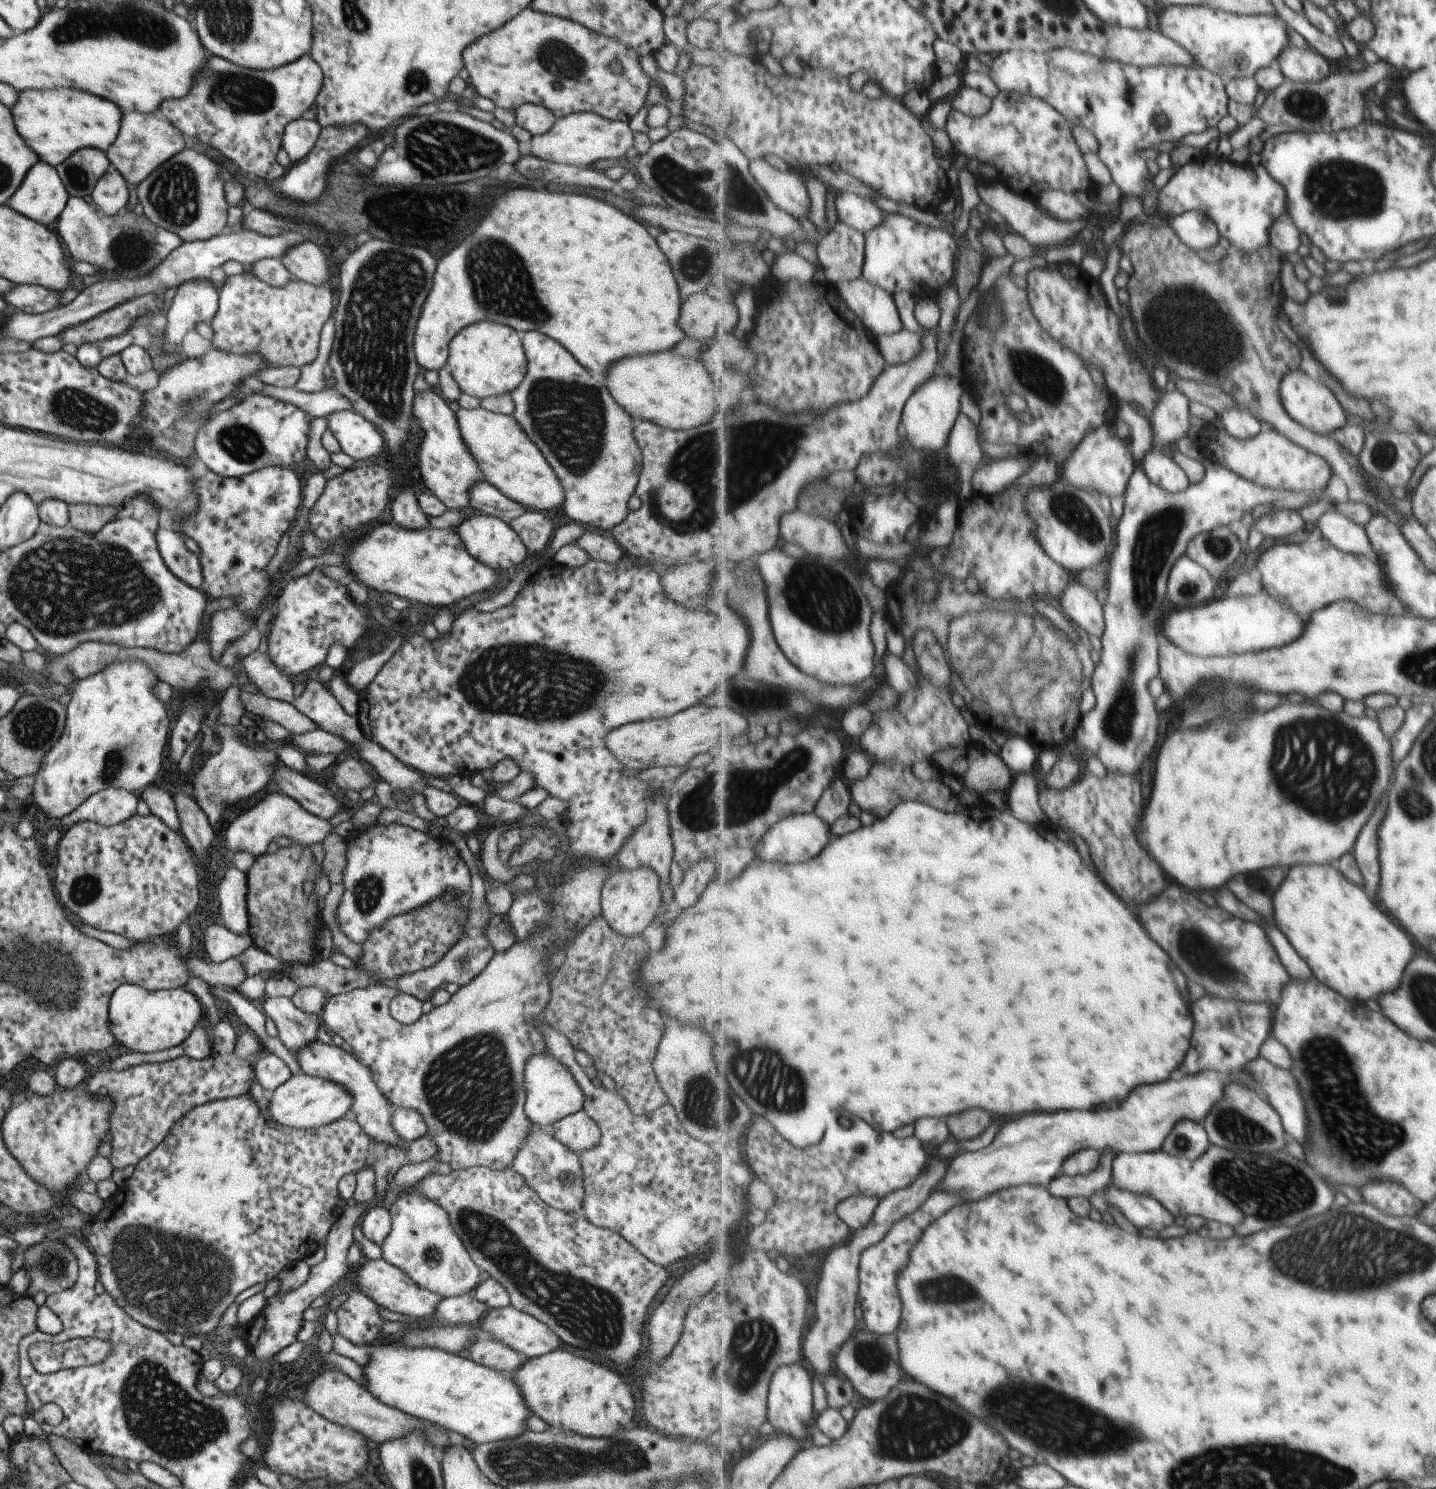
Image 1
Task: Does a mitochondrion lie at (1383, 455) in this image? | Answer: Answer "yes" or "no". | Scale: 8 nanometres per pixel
yes

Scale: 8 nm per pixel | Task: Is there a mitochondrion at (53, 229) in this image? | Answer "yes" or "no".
no

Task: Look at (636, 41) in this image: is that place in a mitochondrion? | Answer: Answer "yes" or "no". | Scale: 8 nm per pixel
no

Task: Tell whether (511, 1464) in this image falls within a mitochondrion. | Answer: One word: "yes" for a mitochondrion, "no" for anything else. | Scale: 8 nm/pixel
yes

